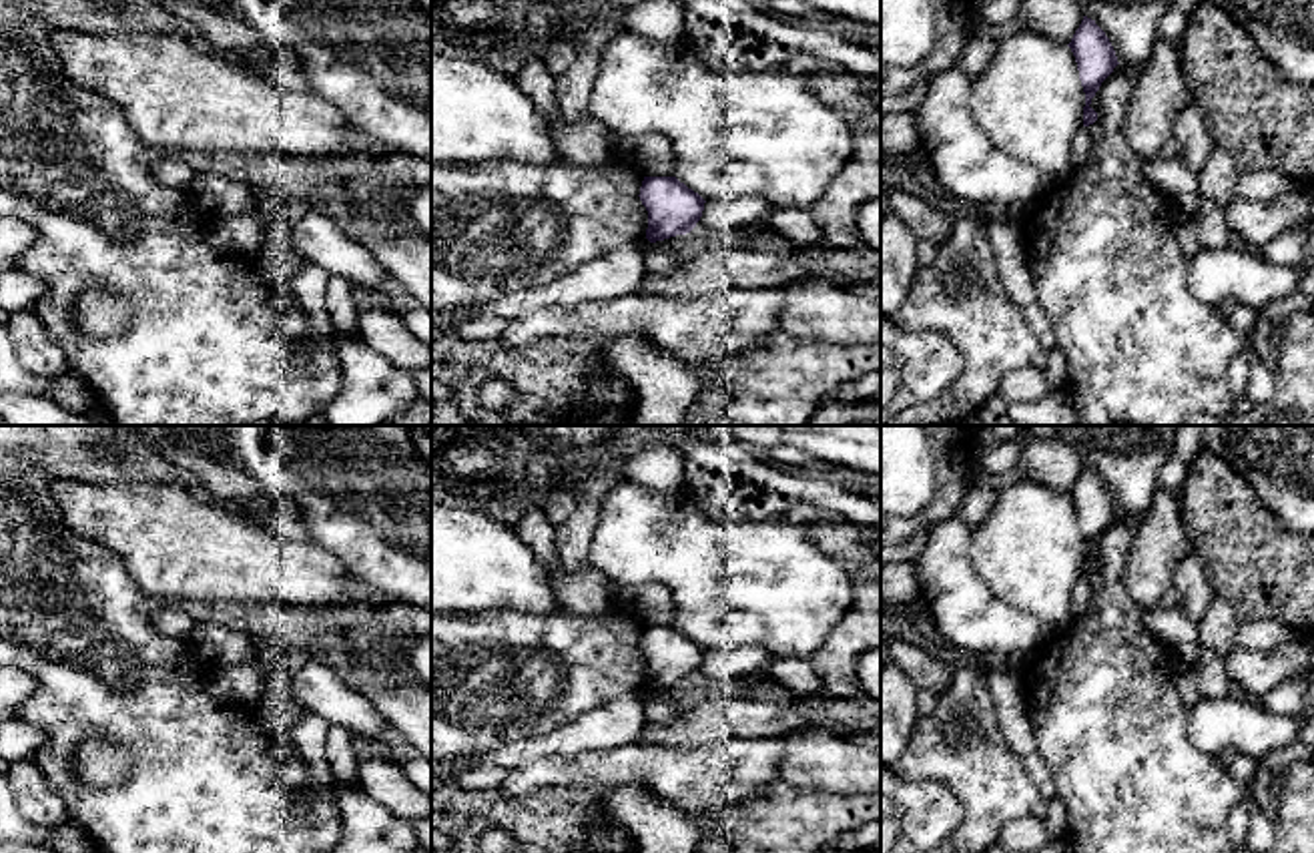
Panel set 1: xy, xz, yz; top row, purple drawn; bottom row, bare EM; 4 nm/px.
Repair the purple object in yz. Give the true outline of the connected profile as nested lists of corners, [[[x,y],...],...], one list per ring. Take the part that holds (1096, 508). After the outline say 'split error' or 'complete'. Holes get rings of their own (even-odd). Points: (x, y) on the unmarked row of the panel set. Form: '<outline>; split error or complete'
[[[1083,466],[1067,496],[1075,506],[1079,530],[1085,542],[1083,576],[1089,576],[1097,570],[1097,562],[1089,556],[1091,548],[1119,512],[1105,482],[1087,466]]]; complete

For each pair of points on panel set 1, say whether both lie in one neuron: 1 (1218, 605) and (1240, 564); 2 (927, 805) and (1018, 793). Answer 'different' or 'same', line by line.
1: different
2: different

